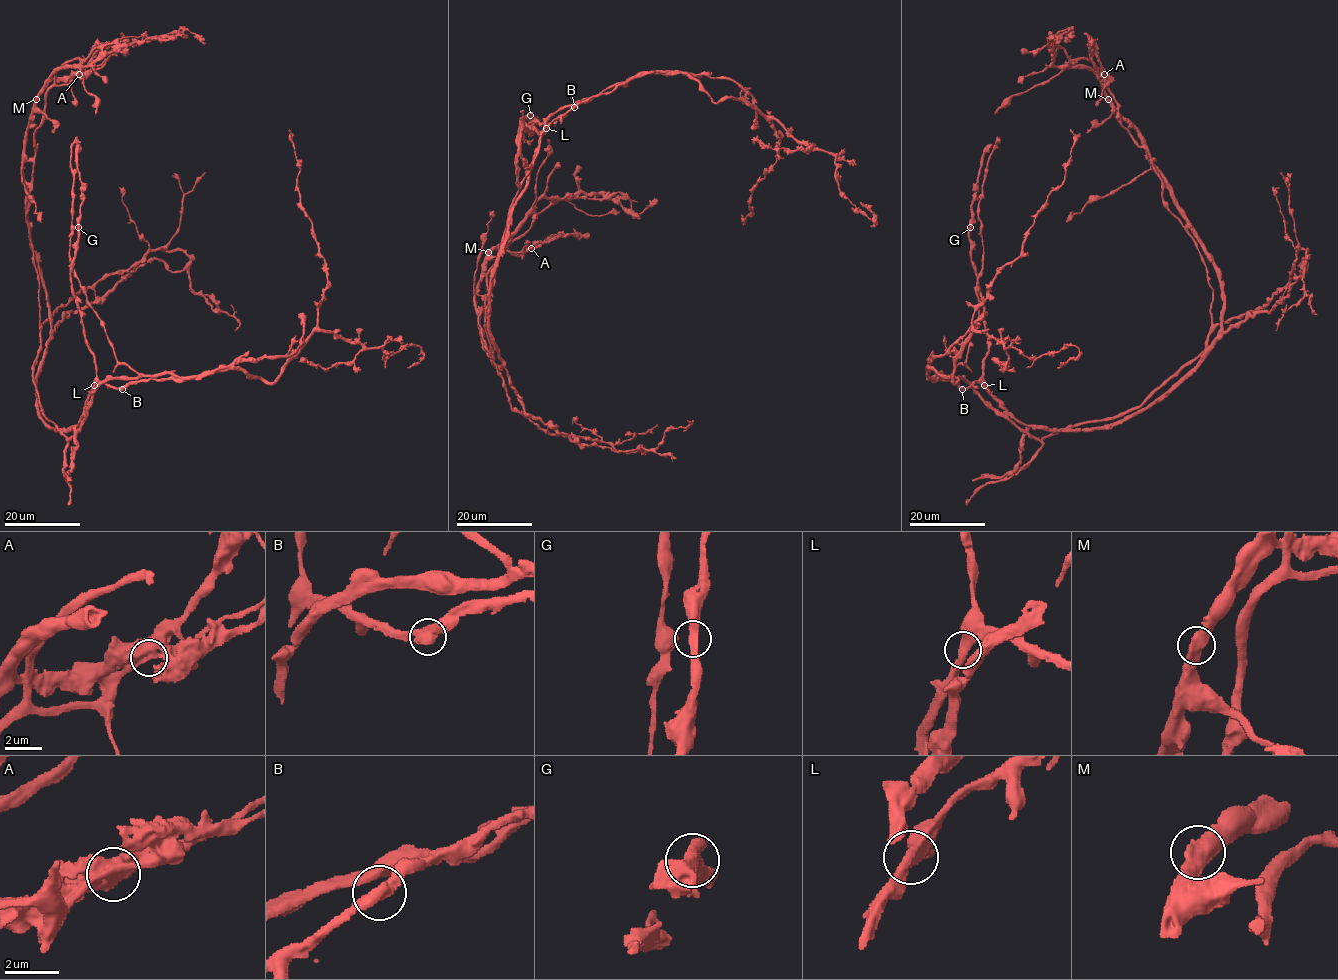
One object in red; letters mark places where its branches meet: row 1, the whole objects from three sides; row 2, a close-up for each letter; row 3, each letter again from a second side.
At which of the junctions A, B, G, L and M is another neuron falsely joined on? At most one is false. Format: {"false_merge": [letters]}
{"false_merge": ["A"]}

